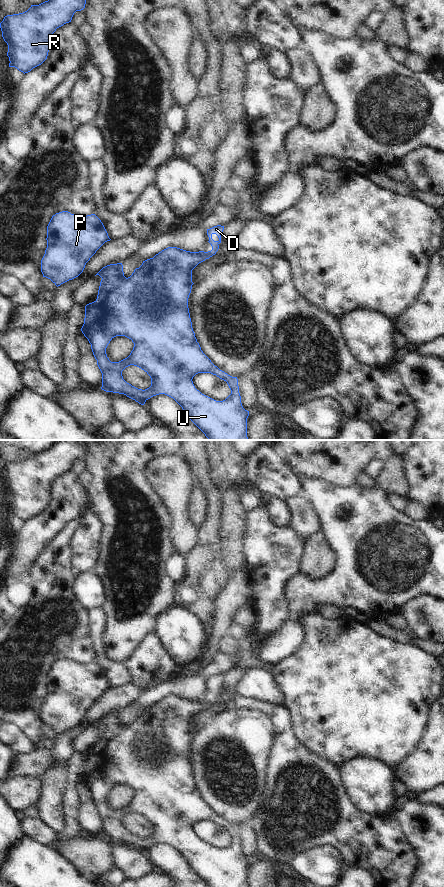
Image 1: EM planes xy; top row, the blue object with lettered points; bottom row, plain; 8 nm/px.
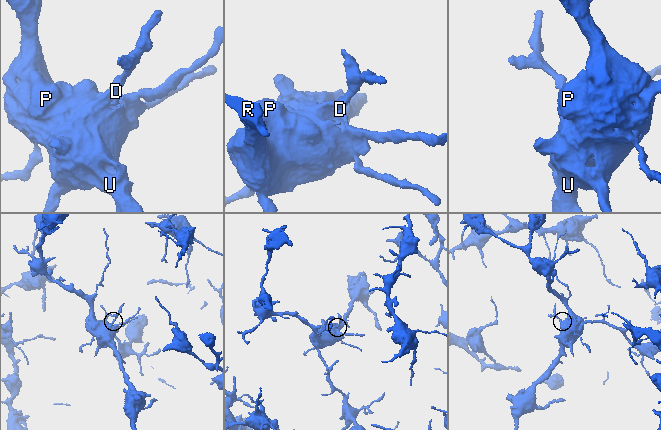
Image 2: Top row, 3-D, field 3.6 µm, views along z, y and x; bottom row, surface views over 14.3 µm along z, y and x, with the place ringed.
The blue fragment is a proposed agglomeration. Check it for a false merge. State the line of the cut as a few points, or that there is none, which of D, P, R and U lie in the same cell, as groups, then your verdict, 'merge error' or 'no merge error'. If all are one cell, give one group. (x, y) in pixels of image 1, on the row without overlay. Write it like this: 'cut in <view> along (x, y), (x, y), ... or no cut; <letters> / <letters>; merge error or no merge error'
no cut; D P R U; no merge error

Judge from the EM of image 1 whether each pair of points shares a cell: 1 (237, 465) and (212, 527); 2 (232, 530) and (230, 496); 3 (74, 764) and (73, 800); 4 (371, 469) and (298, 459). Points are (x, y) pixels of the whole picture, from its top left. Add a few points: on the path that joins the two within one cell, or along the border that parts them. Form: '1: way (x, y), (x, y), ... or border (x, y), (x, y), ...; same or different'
1: border (209, 471), (209, 477), (220, 494); different
2: way (232, 522), (231, 504); same
3: way (74, 773), (71, 779), (71, 791); same
4: border (383, 461), (372, 459), (363, 471); different

